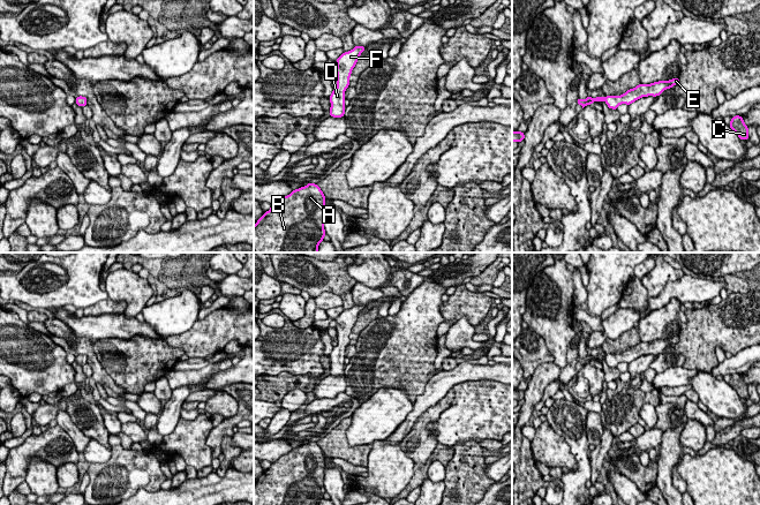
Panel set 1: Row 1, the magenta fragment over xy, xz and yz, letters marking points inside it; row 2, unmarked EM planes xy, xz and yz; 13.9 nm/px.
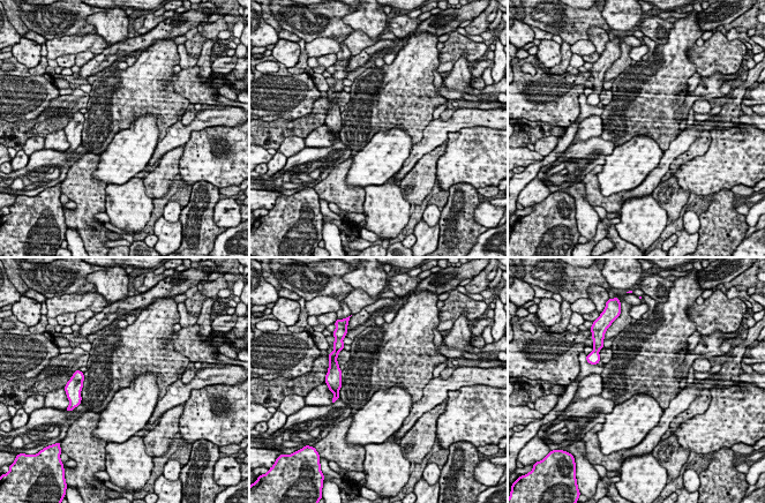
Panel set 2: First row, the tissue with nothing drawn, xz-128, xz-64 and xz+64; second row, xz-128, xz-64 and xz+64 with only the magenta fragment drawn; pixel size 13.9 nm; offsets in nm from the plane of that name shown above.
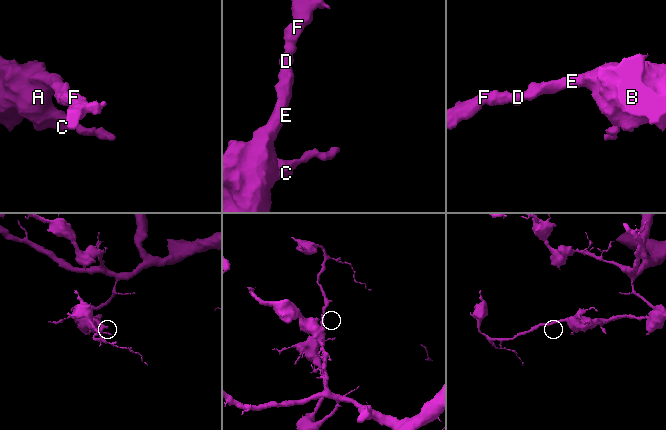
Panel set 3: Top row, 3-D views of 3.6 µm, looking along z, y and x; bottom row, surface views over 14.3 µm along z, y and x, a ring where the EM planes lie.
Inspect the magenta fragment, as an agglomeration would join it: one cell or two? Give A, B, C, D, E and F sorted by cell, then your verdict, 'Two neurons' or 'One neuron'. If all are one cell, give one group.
Groups: A B C D E F. One neuron

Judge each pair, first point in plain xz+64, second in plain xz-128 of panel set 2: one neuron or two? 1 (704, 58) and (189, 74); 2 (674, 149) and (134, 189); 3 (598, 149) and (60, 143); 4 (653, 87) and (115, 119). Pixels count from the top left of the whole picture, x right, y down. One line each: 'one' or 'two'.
1: two
2: two
3: two
4: one

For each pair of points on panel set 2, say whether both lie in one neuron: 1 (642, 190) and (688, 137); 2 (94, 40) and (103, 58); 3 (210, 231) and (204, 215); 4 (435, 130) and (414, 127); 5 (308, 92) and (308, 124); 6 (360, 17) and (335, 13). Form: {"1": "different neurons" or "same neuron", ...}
{"1": "same neuron", "2": "different neurons", "3": "same neuron", "4": "different neurons", "5": "different neurons", "6": "different neurons"}

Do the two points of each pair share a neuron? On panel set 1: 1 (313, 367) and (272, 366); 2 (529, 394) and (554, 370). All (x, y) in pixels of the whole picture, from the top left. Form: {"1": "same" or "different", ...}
{"1": "same", "2": "same"}

